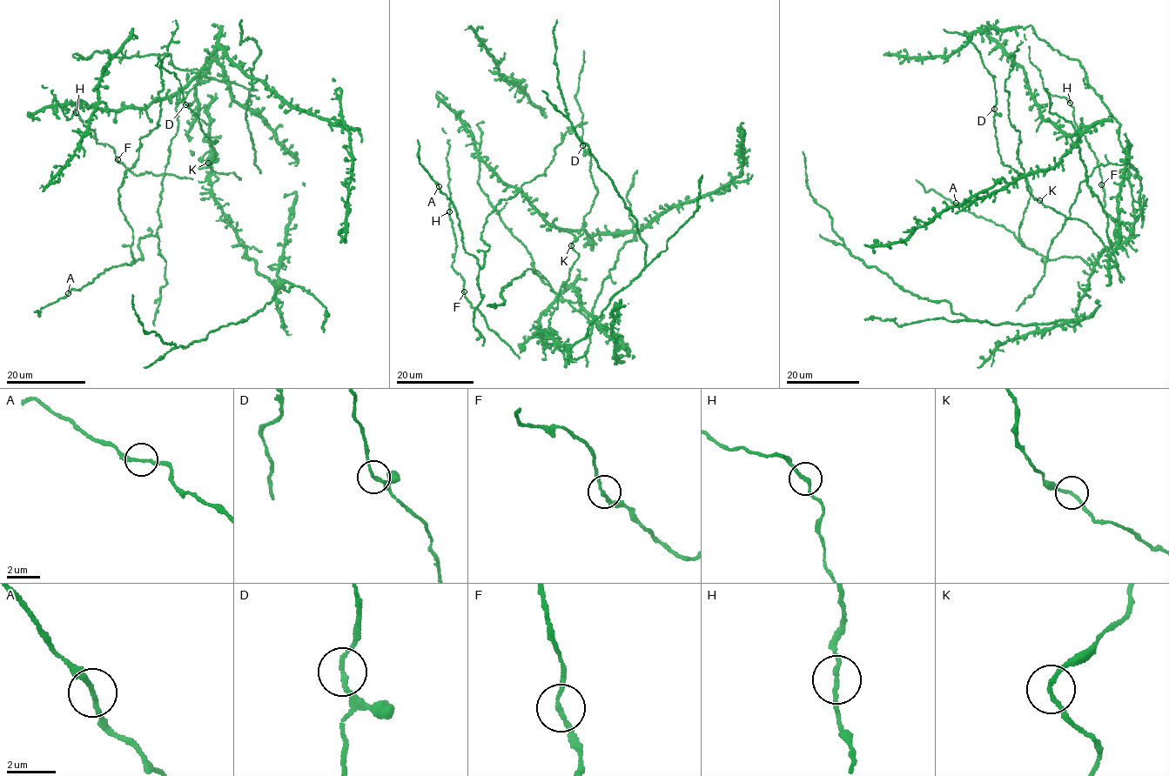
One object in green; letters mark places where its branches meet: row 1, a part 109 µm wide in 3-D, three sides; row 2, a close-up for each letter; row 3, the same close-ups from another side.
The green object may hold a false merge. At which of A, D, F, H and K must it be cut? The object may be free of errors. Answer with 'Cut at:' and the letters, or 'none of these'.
Cut at: none of these

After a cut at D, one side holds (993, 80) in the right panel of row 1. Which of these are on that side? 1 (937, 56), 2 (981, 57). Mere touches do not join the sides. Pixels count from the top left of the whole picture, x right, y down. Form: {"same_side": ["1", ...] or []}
{"same_side": ["2"]}

